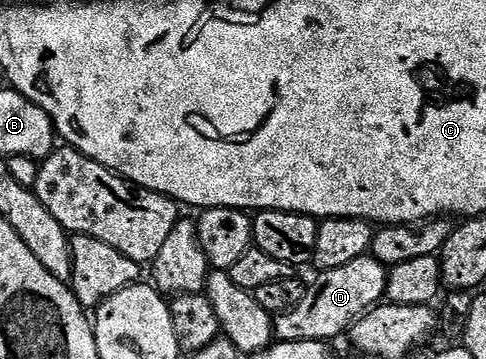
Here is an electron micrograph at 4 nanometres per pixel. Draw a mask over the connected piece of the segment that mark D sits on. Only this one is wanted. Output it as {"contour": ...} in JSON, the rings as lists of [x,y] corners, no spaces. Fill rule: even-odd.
{"contour":[[[366,254],[339,266],[339,270],[317,272],[314,284],[310,283],[303,294],[303,302],[289,312],[282,312],[274,319],[273,330],[278,341],[303,342],[324,340],[333,342],[336,336],[344,337],[353,323],[370,308],[376,308],[386,299],[385,287],[389,268],[372,255]]]}

